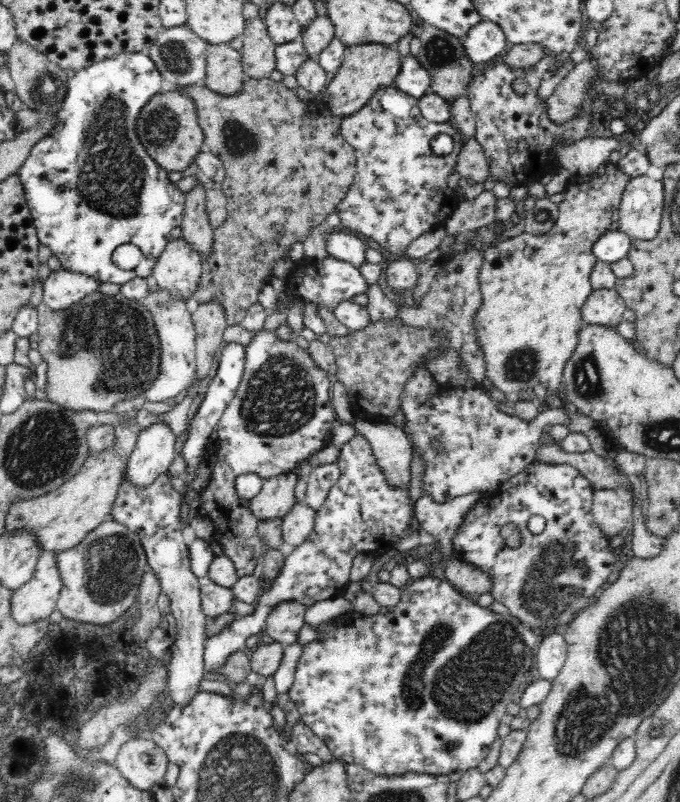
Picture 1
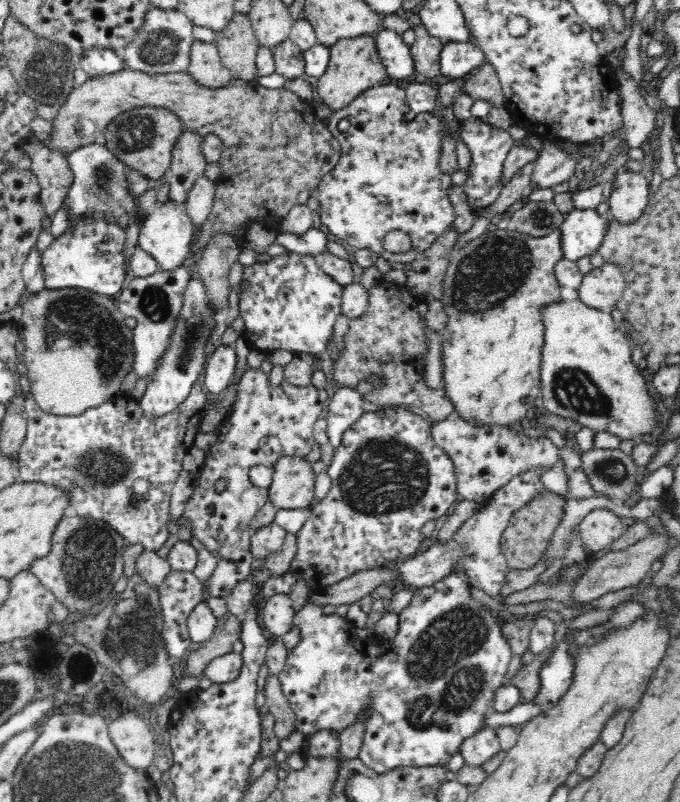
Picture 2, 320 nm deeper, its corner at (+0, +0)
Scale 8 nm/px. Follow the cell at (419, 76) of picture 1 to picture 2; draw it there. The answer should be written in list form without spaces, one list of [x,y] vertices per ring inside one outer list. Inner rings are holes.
[[[382,28],[378,30],[374,38],[378,57],[380,57],[380,62],[386,67],[389,80],[400,83],[404,78],[408,78],[415,70],[414,64],[417,59],[411,54],[411,48],[404,44],[400,34],[397,34],[397,32],[392,29]]]

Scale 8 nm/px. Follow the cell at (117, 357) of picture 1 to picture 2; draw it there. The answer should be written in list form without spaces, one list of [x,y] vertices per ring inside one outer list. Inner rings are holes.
[[[42,288],[40,292],[32,292],[25,300],[22,306],[22,315],[17,323],[20,327],[20,333],[25,336],[25,350],[23,353],[24,366],[23,371],[26,372],[30,381],[30,387],[34,394],[34,399],[41,410],[46,413],[54,414],[57,416],[77,416],[83,414],[88,408],[92,409],[101,406],[103,402],[111,400],[115,395],[120,393],[120,386],[122,380],[128,370],[132,370],[132,362],[134,362],[134,347],[132,347],[132,329],[124,324],[125,316],[116,309],[116,302],[107,296],[80,288],[60,288],[52,290],[50,288]]]

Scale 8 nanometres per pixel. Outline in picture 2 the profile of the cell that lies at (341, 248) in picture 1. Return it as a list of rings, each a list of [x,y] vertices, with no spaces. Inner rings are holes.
[[[313,227],[308,228],[302,234],[294,234],[287,230],[278,230],[274,243],[285,248],[286,252],[295,252],[298,254],[310,254],[315,256],[320,252],[326,251],[326,242],[333,239],[328,232],[322,232]]]

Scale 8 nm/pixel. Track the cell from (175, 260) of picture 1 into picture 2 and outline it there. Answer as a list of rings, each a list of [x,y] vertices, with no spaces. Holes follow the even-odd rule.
[[[171,198],[165,202],[156,201],[141,224],[137,246],[151,254],[158,262],[160,269],[172,270],[182,266],[182,262],[190,250],[194,227],[195,224],[186,214],[183,204],[178,204]]]

